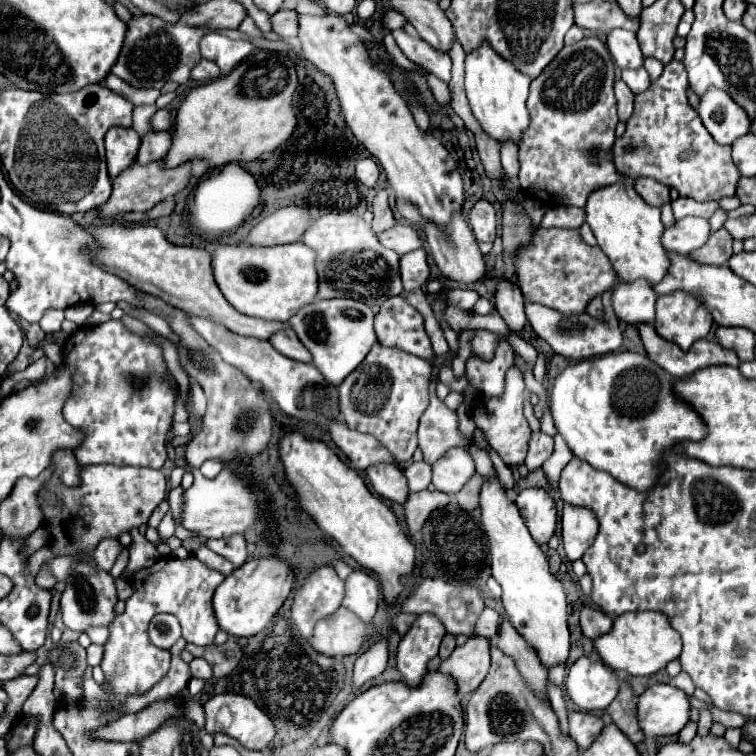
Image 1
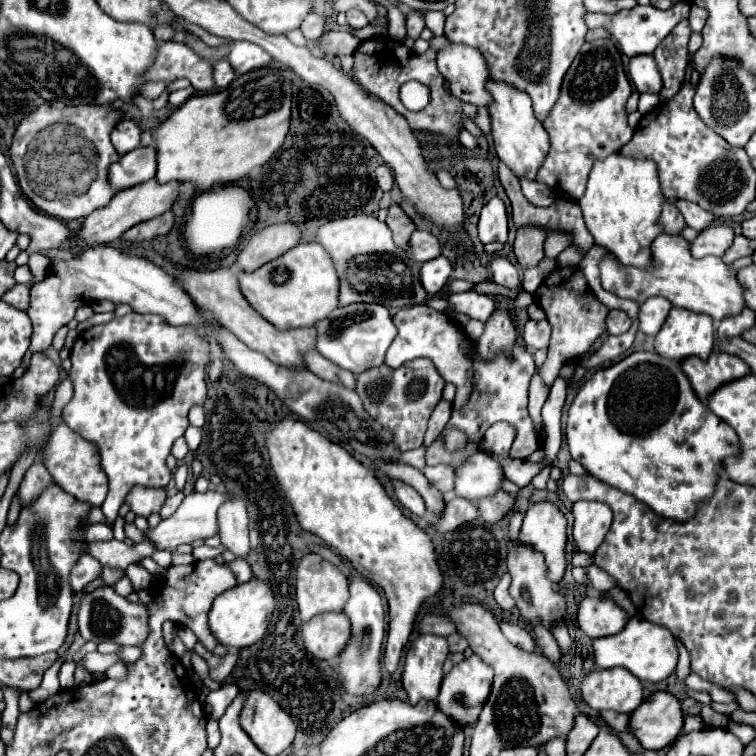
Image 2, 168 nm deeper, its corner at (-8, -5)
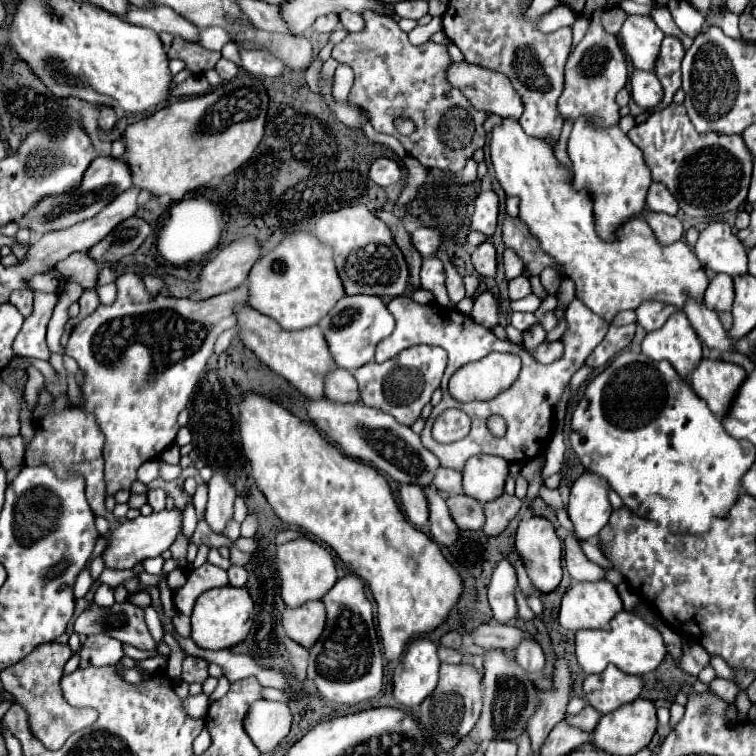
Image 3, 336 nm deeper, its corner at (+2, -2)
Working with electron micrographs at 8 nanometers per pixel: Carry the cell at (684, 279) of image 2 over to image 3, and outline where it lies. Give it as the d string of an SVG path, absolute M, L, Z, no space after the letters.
M502 119L500 125L496 125L490 133L490 157L496 171L496 179L500 181L506 195L520 197L520 219L530 227L532 235L540 241L540 247L556 259L566 271L566 275L576 283L576 297L592 309L596 315L604 317L608 323L614 319L618 311L624 309L636 309L642 301L654 299L668 305L674 305L676 309L684 309L688 299L694 299L698 303L704 301L704 293L708 289L708 277L700 261L694 257L692 249L686 245L686 241L678 239L674 245L662 245L654 231L642 221L642 217L632 217L628 223L622 225L618 231L618 241L606 243L602 241L594 231L594 213L592 213L592 199L586 195L586 191L574 191L570 183L570 175L564 167L558 165L552 147L546 145L546 141L526 135L516 119Z

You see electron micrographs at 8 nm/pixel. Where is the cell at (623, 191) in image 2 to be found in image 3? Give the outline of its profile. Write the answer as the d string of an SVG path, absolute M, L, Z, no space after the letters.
M578 119L568 139L568 155L574 163L574 189L586 191L594 203L594 225L602 241L614 241L618 227L640 215L646 207L646 195L652 185L650 169L642 151L628 139L620 127L594 129L586 119Z

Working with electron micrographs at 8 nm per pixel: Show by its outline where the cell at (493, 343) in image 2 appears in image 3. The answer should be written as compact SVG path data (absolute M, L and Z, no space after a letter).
M486 291L474 299L474 309L472 309L470 317L486 329L494 329L498 325L498 303L490 291Z

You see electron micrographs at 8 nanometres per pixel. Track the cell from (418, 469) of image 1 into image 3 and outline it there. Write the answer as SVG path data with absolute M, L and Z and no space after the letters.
M438 467L436 475L432 479L432 485L438 491L446 491L450 495L458 495L458 493L462 493L462 473L458 473L454 469Z

